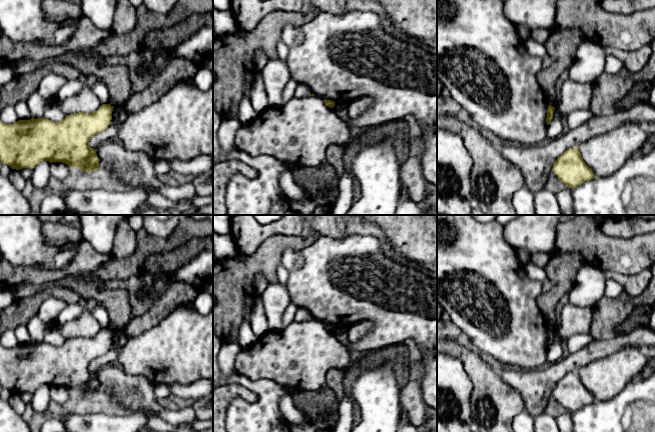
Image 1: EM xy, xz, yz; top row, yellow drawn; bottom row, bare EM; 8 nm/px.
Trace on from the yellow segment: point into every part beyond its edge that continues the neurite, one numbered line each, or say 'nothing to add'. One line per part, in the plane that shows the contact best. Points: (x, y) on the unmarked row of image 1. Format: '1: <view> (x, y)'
nothing to add

